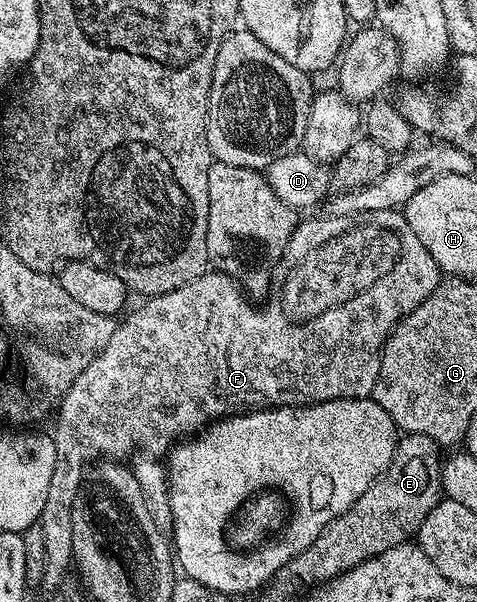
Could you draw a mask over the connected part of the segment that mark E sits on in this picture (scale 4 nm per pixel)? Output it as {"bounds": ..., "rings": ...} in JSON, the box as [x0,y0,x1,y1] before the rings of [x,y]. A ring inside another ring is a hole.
{"bounds":[286,433,443,586],"rings":[[[402,433],[395,441],[395,453],[389,462],[389,466],[353,502],[353,506],[345,514],[341,514],[333,522],[329,522],[323,533],[315,539],[301,554],[297,554],[287,563],[286,575],[296,576],[306,586],[317,586],[322,582],[334,580],[342,572],[348,572],[356,568],[362,560],[368,560],[374,556],[380,556],[385,550],[389,550],[398,544],[406,544],[418,533],[421,522],[437,506],[443,496],[443,460],[441,459],[440,445],[433,438],[425,438],[425,434]]]}

